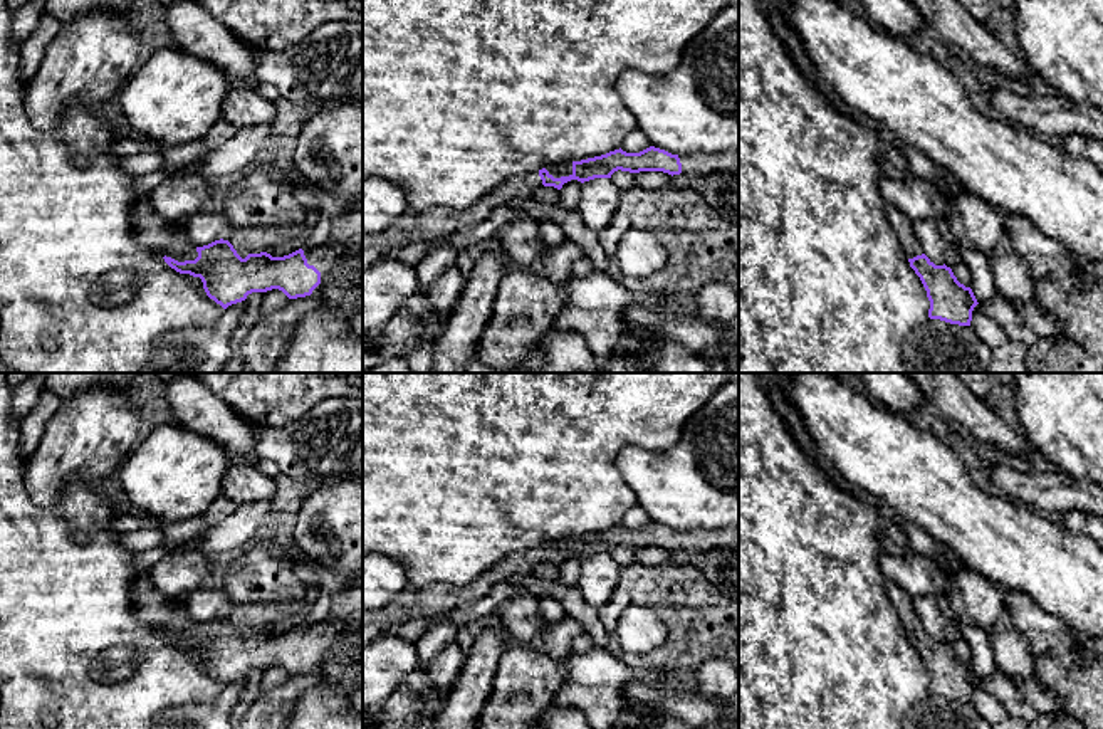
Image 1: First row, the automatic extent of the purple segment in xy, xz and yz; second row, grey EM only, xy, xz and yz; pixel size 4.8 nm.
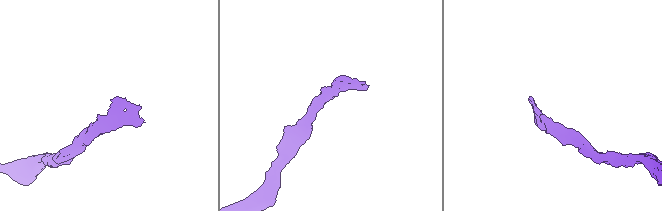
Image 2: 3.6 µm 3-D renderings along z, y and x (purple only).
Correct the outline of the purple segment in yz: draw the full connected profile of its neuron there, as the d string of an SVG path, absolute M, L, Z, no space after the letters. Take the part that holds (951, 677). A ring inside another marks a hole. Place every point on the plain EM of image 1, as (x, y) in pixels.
M886 581L886 593L898 610L910 643L920 653L930 677L928 694L950 700L970 702L972 687L979 680L972 665L957 657L952 645L935 642L913 606L913 598L895 581Z

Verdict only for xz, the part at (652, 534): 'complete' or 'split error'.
split error

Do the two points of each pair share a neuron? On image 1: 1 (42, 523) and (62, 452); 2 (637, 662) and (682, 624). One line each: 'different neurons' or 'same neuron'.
1: different neurons
2: same neuron

